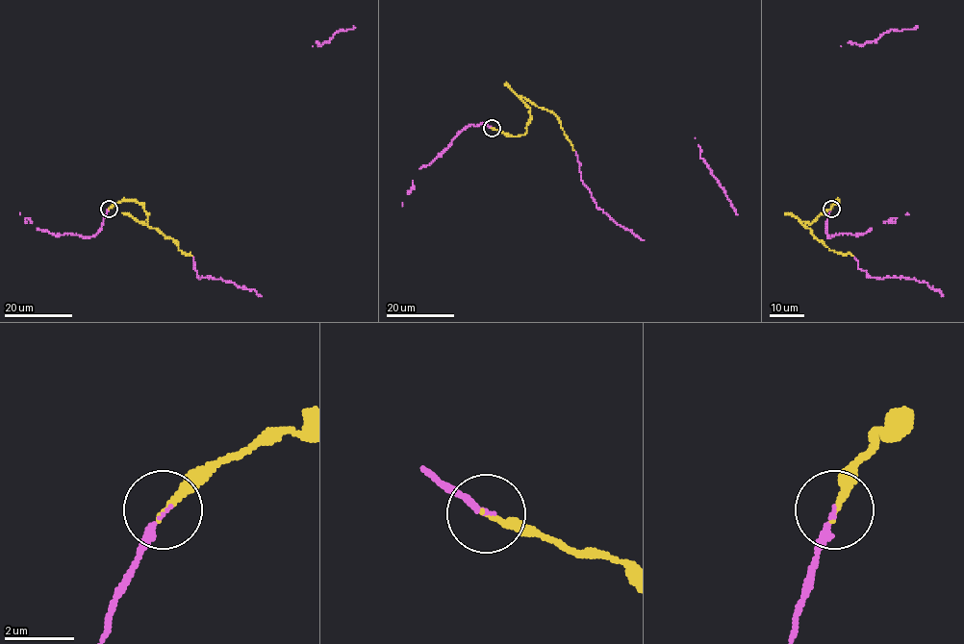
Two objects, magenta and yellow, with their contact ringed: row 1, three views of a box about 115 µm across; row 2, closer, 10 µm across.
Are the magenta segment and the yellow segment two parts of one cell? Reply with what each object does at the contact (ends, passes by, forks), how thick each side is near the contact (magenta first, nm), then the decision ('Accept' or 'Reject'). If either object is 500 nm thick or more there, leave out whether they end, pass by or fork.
At the ring magenta ends. At the ring yellow ends. Thickness 160 nm (magenta) against 190 nm. Accept

